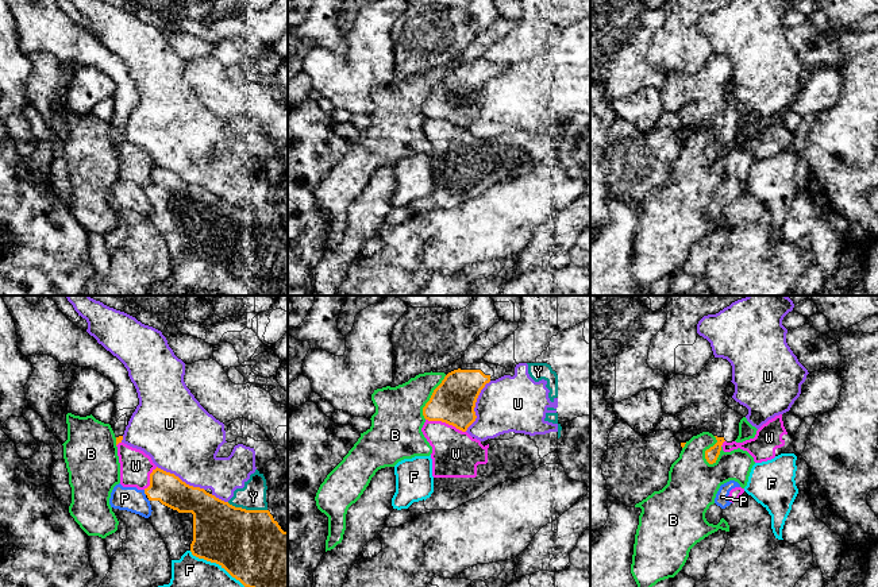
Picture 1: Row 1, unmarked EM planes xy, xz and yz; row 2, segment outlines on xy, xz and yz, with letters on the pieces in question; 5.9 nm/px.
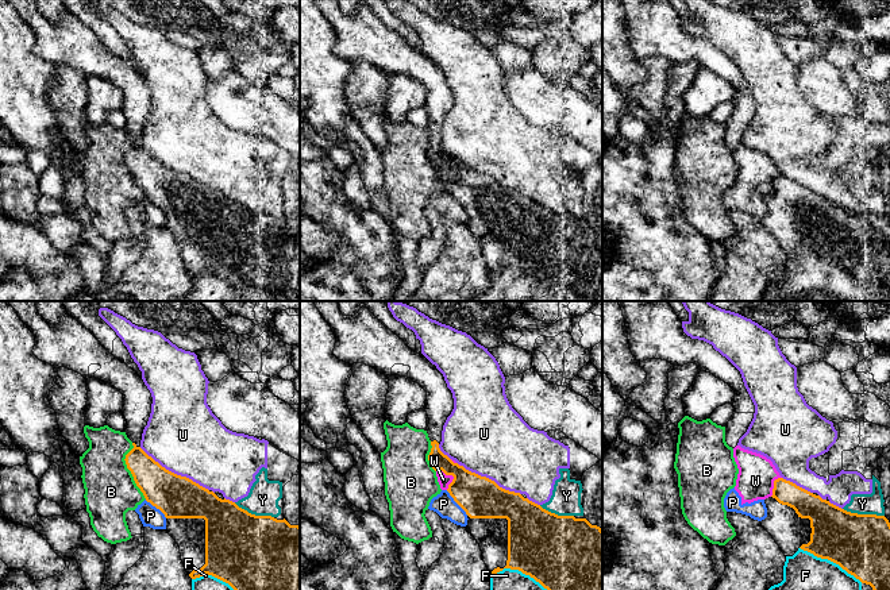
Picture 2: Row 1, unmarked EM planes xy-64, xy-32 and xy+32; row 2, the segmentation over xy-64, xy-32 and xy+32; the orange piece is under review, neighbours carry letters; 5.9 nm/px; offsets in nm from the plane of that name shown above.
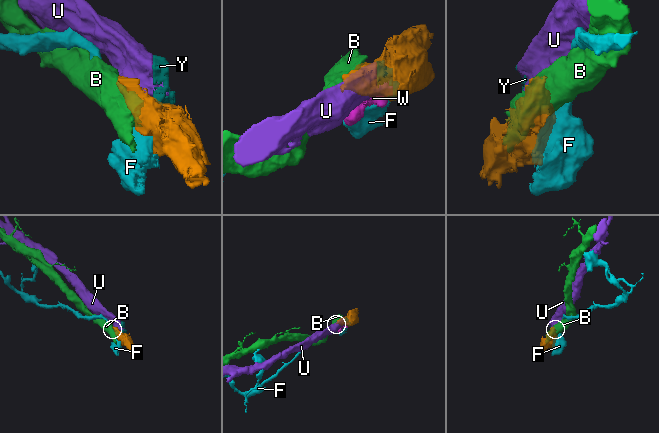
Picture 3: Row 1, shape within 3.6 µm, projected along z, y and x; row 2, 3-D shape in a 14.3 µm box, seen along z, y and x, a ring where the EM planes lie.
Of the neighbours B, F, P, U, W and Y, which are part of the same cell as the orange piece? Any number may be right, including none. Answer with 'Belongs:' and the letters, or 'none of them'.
Belongs: none of them

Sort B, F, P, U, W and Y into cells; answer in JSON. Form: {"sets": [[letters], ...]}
{"sets": [["B"], ["F"], ["P", "W"], ["U", "Y"]]}

